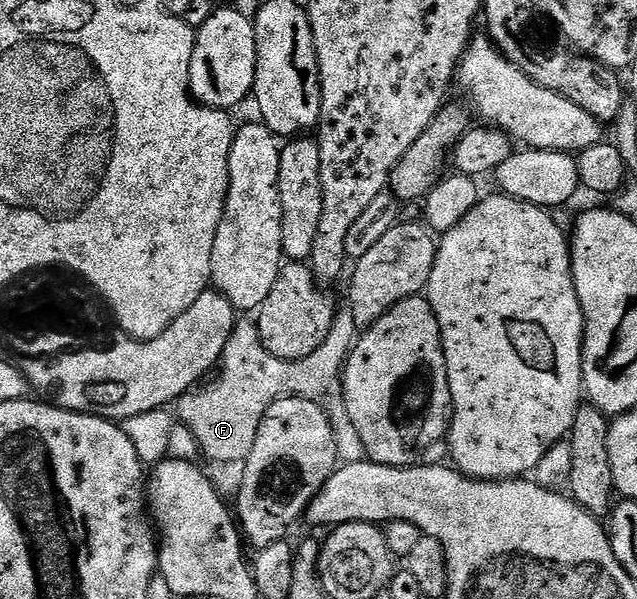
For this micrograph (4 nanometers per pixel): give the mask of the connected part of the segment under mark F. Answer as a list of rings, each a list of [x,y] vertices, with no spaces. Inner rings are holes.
[[[341,310],[331,334],[327,334],[327,342],[323,342],[315,354],[302,360],[280,360],[260,346],[230,346],[219,361],[221,377],[214,384],[206,383],[181,397],[180,423],[191,430],[202,453],[206,457],[209,455],[213,462],[245,461],[251,454],[251,446],[255,446],[255,434],[259,434],[263,414],[267,414],[270,406],[283,396],[301,396],[304,400],[323,402],[334,425],[344,425],[349,415],[345,409],[343,373],[358,339],[359,329],[352,312]]]

